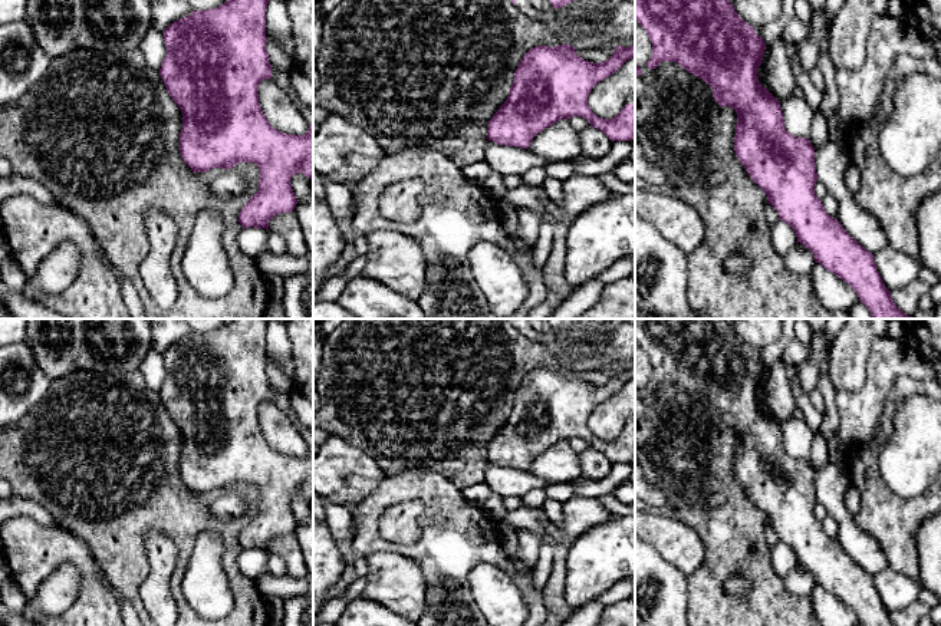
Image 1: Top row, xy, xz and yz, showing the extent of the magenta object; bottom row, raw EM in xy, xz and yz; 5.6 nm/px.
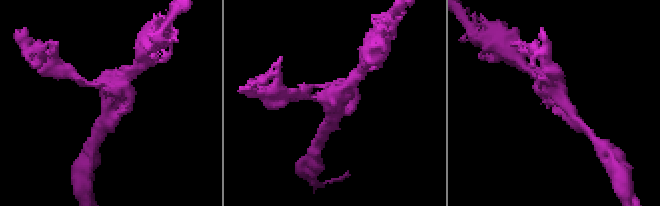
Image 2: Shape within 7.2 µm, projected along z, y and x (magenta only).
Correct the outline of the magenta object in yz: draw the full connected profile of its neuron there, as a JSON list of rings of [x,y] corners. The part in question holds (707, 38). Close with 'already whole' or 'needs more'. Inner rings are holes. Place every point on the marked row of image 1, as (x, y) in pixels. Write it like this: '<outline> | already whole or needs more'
[[[635,0],[635,20],[646,30],[652,43],[652,55],[646,62],[655,69],[661,62],[675,62],[687,72],[707,82],[713,98],[720,106],[730,106],[737,113],[734,151],[747,174],[767,195],[769,204],[777,211],[779,218],[796,233],[797,243],[813,253],[815,261],[828,271],[848,283],[859,302],[871,312],[872,319],[914,319],[901,312],[885,287],[873,261],[873,254],[865,250],[838,218],[832,218],[823,208],[822,200],[815,195],[817,181],[815,148],[807,138],[797,138],[784,128],[780,102],[760,85],[757,69],[761,65],[766,43],[734,10],[728,0]]] | already whole

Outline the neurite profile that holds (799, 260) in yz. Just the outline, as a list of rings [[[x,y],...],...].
[[[797,243],[786,253],[783,263],[793,274],[810,274],[816,261],[813,253],[803,244]]]

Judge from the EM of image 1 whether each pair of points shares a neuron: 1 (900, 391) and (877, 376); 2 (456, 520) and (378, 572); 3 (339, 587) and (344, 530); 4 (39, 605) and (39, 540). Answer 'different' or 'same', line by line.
1: different
2: different
3: same
4: different

